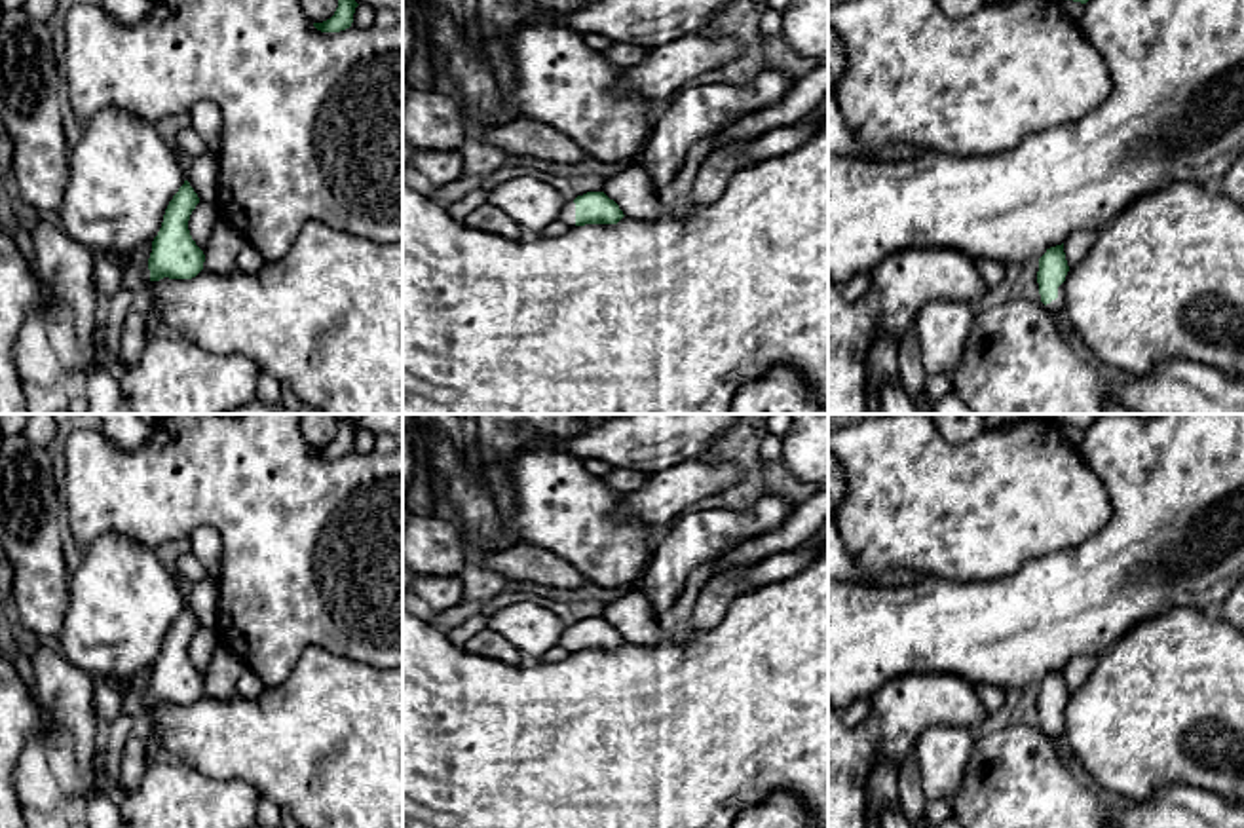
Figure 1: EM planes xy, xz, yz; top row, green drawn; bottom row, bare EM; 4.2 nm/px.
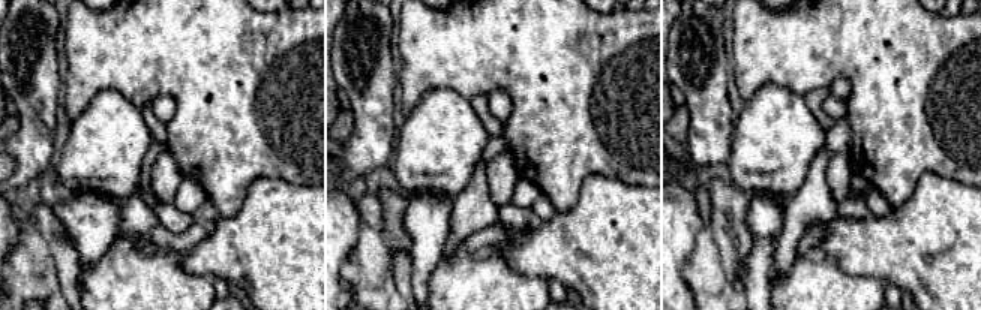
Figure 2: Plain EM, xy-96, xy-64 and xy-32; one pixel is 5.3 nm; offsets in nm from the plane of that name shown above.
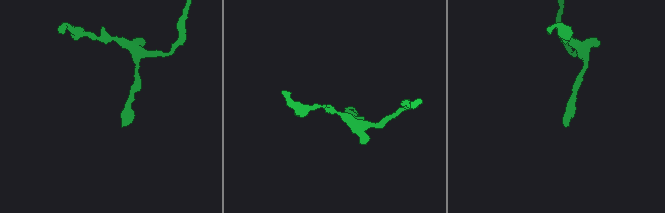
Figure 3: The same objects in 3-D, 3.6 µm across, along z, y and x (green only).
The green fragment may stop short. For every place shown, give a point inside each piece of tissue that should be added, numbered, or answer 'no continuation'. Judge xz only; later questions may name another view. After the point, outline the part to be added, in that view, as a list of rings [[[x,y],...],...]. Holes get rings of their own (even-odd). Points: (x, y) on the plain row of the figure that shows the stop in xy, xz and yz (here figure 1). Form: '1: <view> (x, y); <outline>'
1: xz (566, 642); [[[574,627],[564,629],[556,648],[568,653],[575,651],[575,629]]]

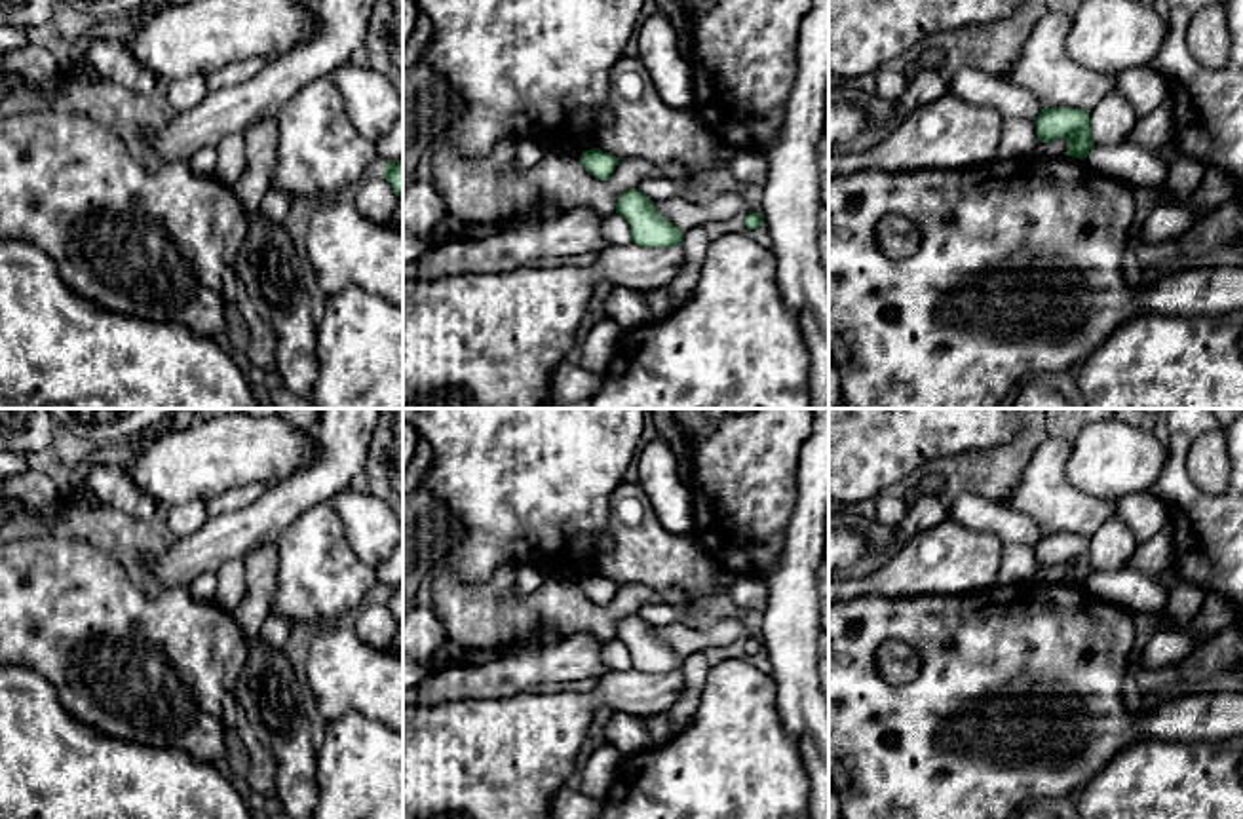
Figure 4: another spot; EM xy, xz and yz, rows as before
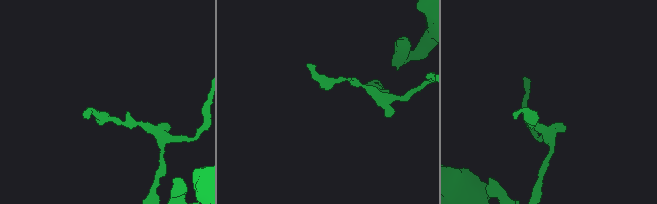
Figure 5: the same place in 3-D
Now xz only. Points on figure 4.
no continuation

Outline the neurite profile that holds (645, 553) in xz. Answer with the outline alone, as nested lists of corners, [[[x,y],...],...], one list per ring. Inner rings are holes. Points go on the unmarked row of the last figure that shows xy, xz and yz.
[[[623,481],[612,494],[606,534],[612,549],[597,555],[587,572],[658,591],[682,589],[686,593],[686,602],[679,604],[682,612],[720,593],[711,559],[686,534],[663,528],[637,481]],[[627,498],[637,498],[644,505],[644,515],[635,524],[618,517],[618,505]]]

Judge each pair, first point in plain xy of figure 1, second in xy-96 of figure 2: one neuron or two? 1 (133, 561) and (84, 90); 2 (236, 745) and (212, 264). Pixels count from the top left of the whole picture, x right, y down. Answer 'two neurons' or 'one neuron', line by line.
1: two neurons
2: one neuron

